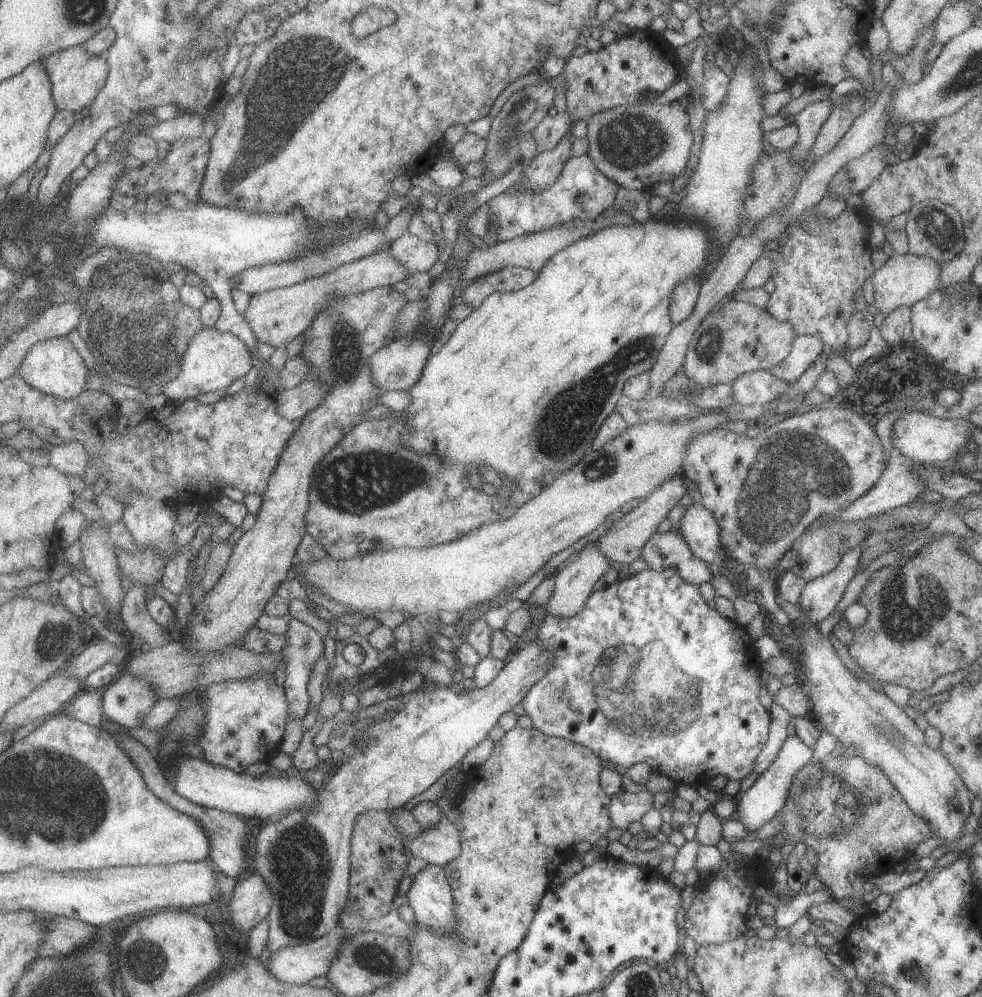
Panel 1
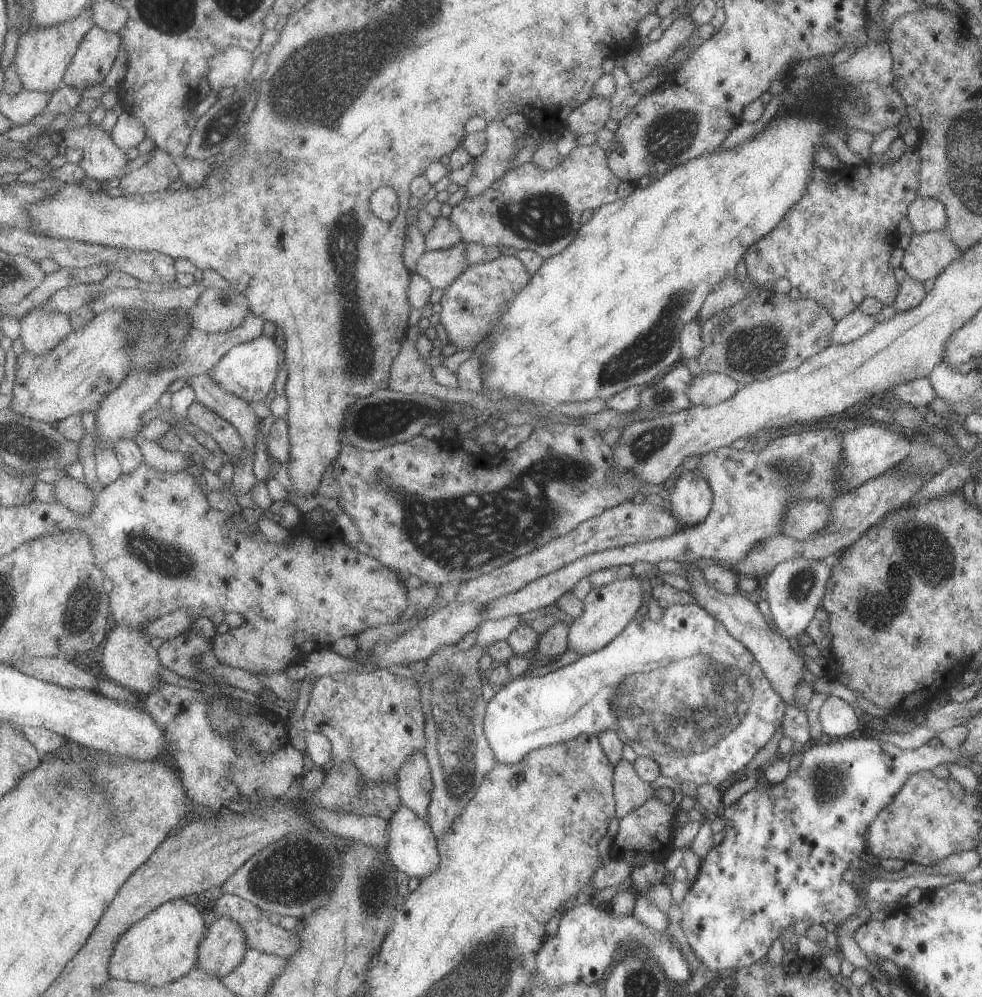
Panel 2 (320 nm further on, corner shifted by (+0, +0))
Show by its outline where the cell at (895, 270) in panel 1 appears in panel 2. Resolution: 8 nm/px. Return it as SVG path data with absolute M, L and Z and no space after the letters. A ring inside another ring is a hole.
M947 230L913 233L900 263L907 277L920 282L934 280L962 252L952 243Z

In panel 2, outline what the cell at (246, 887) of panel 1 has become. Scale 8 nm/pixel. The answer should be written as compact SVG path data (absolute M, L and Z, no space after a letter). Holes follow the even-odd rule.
M227 917L217 918L201 942L195 967L222 979L243 964L248 948L241 924Z

